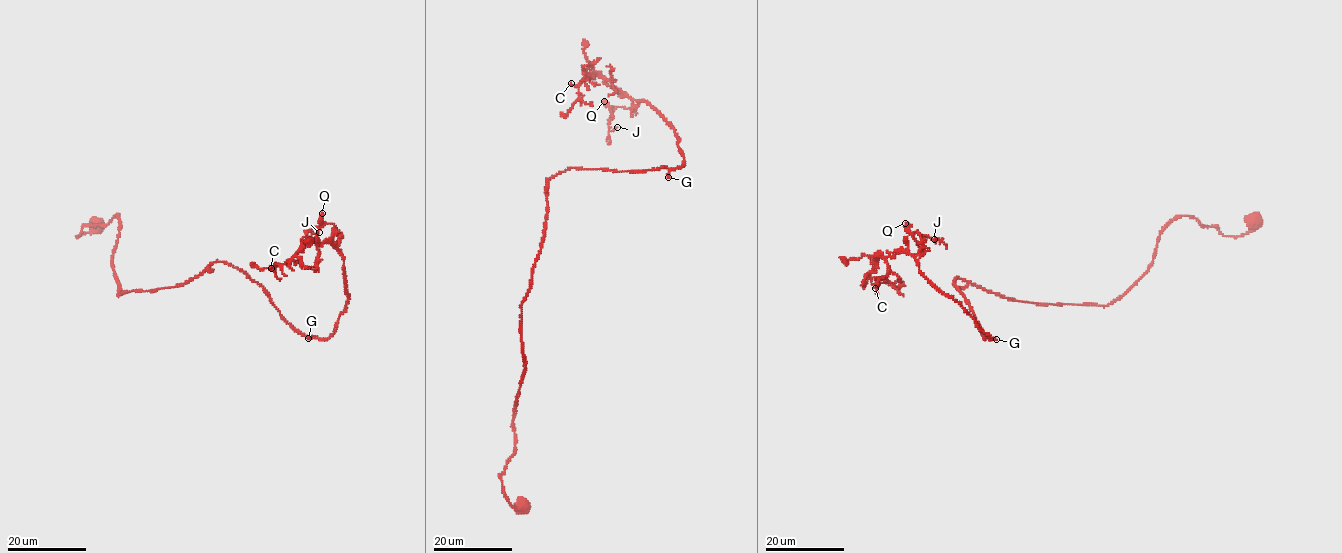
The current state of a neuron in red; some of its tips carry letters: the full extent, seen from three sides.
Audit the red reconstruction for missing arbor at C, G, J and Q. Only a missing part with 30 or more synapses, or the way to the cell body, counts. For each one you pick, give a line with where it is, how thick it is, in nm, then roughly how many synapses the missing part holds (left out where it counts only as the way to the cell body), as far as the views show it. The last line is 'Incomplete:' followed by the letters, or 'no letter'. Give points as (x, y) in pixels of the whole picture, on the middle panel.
G: (668, 177) | 170 nm | 80 syn
Incomplete: G

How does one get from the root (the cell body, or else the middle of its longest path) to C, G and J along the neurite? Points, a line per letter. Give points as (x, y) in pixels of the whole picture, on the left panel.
C: (95, 227), (119, 215), (118, 296), (221, 261), (332, 335), (333, 243), (271, 268)
G: (95, 227), (119, 215), (118, 296), (180, 285), (221, 261), (258, 282), (308, 338)
J: (95, 227), (119, 215), (118, 296), (221, 261), (326, 340), (349, 299), (338, 231), (319, 232)

